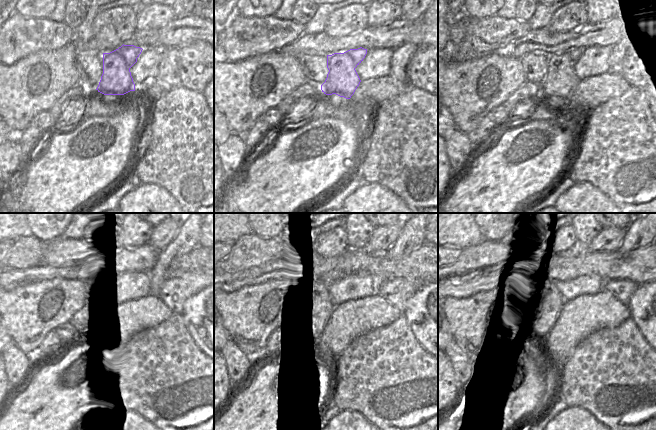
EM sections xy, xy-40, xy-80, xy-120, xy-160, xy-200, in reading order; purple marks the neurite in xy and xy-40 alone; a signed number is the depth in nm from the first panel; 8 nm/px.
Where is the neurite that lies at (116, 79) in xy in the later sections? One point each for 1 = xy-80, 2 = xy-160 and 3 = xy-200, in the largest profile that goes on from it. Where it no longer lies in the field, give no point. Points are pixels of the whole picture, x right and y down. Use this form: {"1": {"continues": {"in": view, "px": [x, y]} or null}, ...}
{"1": {"continues": {"in": "xy-80", "px": [560, 80]}}, "2": {"continues": {"in": "xy-160", "px": [327, 307]}}, "3": {"continues": {"in": "xy-200", "px": [554, 302]}}}

